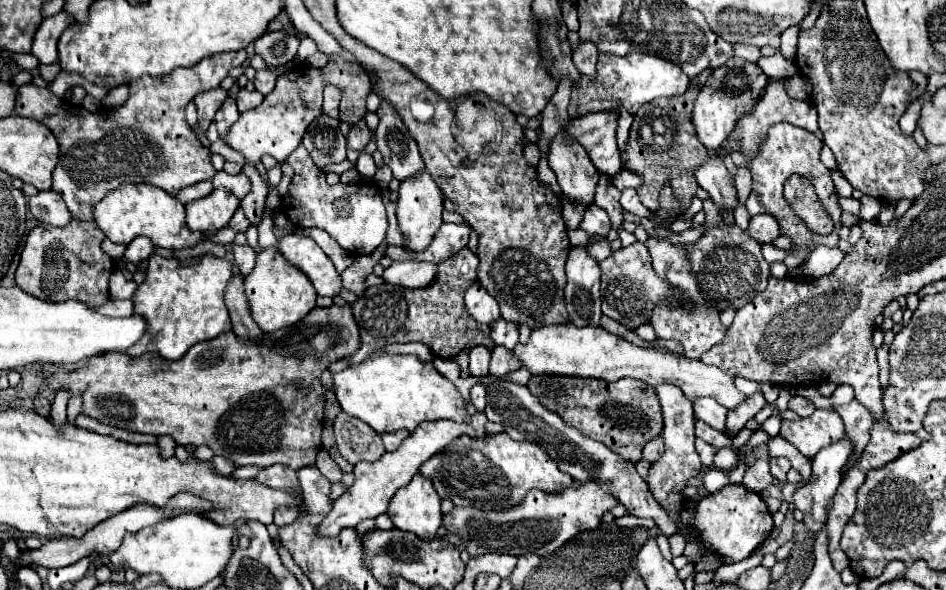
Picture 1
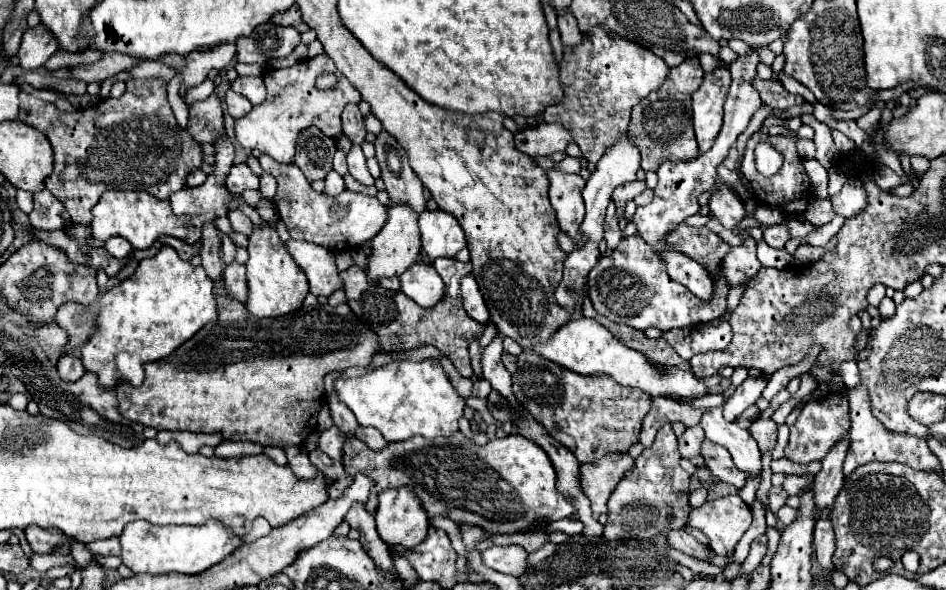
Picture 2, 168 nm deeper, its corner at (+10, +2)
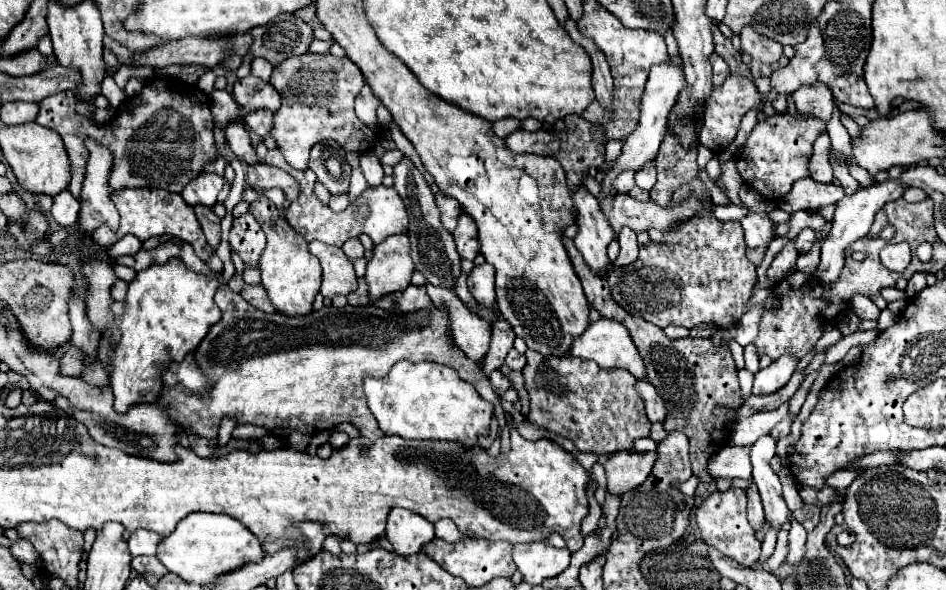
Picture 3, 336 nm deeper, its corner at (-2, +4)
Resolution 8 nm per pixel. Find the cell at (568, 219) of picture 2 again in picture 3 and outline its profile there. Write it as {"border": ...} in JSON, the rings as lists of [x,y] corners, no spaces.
{"border":[[[586,187],[574,189],[572,201],[578,209],[578,235],[574,237],[576,249],[582,253],[590,269],[606,269],[606,265],[610,263],[606,247],[614,239],[614,229],[600,211],[598,199]]]}

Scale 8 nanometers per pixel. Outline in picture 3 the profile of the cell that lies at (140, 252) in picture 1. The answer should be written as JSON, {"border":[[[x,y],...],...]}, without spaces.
{"border":[[[124,235],[114,245],[110,245],[108,253],[112,257],[118,257],[118,255],[134,255],[140,249],[142,249],[142,241],[138,241],[134,235]]]}

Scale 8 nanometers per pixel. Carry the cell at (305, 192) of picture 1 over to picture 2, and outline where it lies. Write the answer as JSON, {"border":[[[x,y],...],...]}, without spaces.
{"border":[[[260,155],[258,161],[262,169],[278,181],[274,203],[292,239],[304,239],[330,251],[346,251],[376,237],[388,219],[386,207],[376,197],[352,191],[342,191],[338,197],[328,197],[324,193],[312,191],[310,181],[306,181],[296,165],[278,165],[278,161],[268,155]]]}

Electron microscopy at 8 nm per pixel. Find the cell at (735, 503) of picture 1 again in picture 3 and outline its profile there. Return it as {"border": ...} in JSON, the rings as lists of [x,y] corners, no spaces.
{"border":[[[728,489],[724,493],[712,493],[708,499],[700,503],[694,511],[696,525],[700,529],[702,541],[712,543],[726,557],[740,561],[742,565],[752,565],[760,557],[760,541],[754,537],[754,529],[746,519],[746,491],[744,489]]]}

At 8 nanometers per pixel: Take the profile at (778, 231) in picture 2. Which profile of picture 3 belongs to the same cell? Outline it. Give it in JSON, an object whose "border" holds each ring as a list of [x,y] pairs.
{"border":[[[802,229],[802,231],[794,237],[794,245],[796,245],[798,253],[808,253],[816,237],[818,237],[818,233],[816,233],[814,229]]]}

